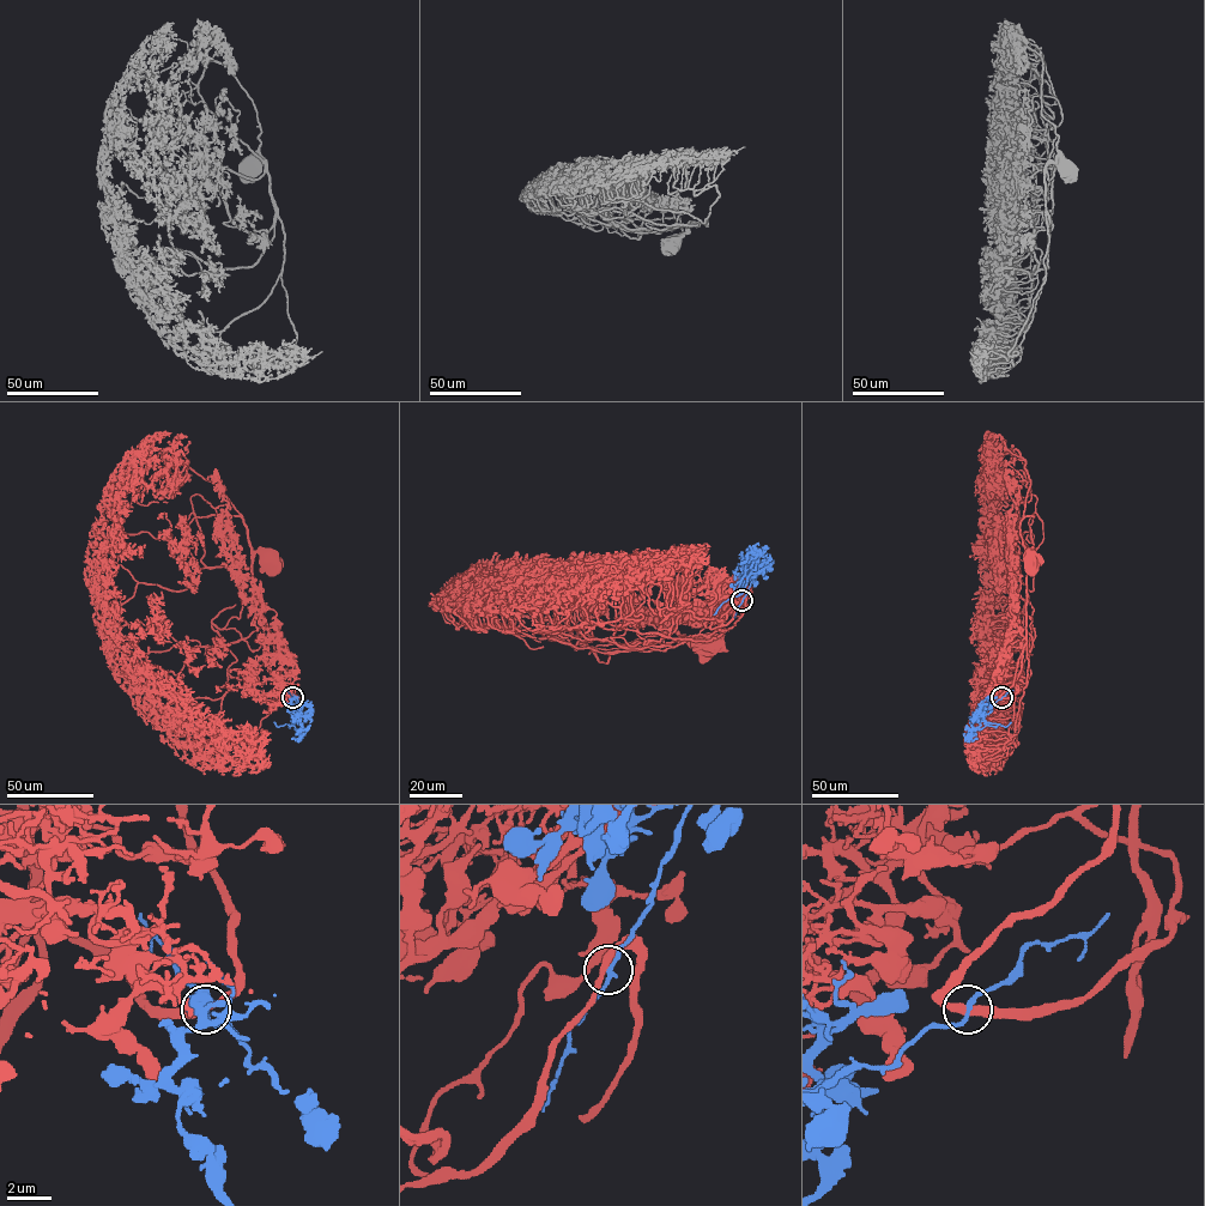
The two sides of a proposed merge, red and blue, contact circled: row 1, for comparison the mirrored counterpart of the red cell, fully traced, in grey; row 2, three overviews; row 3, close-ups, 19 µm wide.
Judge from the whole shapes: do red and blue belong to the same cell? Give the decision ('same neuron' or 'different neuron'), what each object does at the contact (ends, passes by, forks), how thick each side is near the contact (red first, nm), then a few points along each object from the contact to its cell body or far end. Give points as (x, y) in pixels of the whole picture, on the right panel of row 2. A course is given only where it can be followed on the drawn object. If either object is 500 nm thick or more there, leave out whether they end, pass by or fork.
same neuron; red passes by; blue passes by; calibres 300 and 170 nm; course red (1001, 697), (1012, 684), (1017, 661), (1027, 641), (1027, 552), (1029, 556); course blue (1001, 697), (982, 702), (979, 713), (984, 720), (968, 729), (974, 732), (969, 739), (978, 738)

